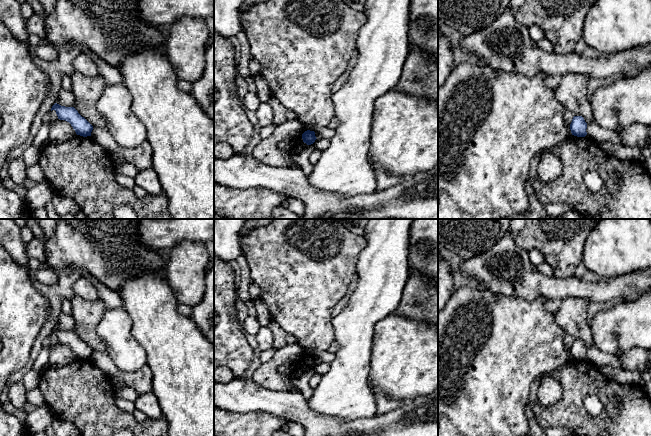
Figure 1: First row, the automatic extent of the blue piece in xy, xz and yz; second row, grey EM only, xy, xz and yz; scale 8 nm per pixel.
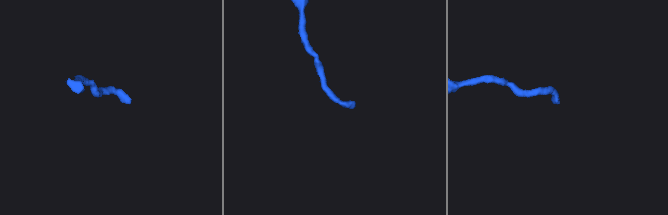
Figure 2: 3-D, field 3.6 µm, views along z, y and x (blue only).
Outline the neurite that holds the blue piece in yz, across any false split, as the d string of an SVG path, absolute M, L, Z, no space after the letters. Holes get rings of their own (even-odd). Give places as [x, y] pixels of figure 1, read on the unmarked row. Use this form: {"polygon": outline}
{"polygon": "M574 340L570 348L572 359L577 361L585 361L587 359L586 353L587 347L584 342L582 340Z"}

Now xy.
{"polygon": "M55 327L51 332L52 334L56 335L58 343L69 346L77 359L91 360L93 350L74 331L65 331Z"}

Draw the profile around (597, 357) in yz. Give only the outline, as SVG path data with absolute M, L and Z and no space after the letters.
M594 343L587 348L586 356L586 360L598 368L608 365L615 369L624 369L617 356L599 350Z

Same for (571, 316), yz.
M568 297L555 312L556 323L574 340L582 340L587 348L594 343L587 317L589 303L586 298Z

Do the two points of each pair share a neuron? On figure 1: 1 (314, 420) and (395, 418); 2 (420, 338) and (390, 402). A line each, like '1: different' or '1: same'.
1: same
2: different

